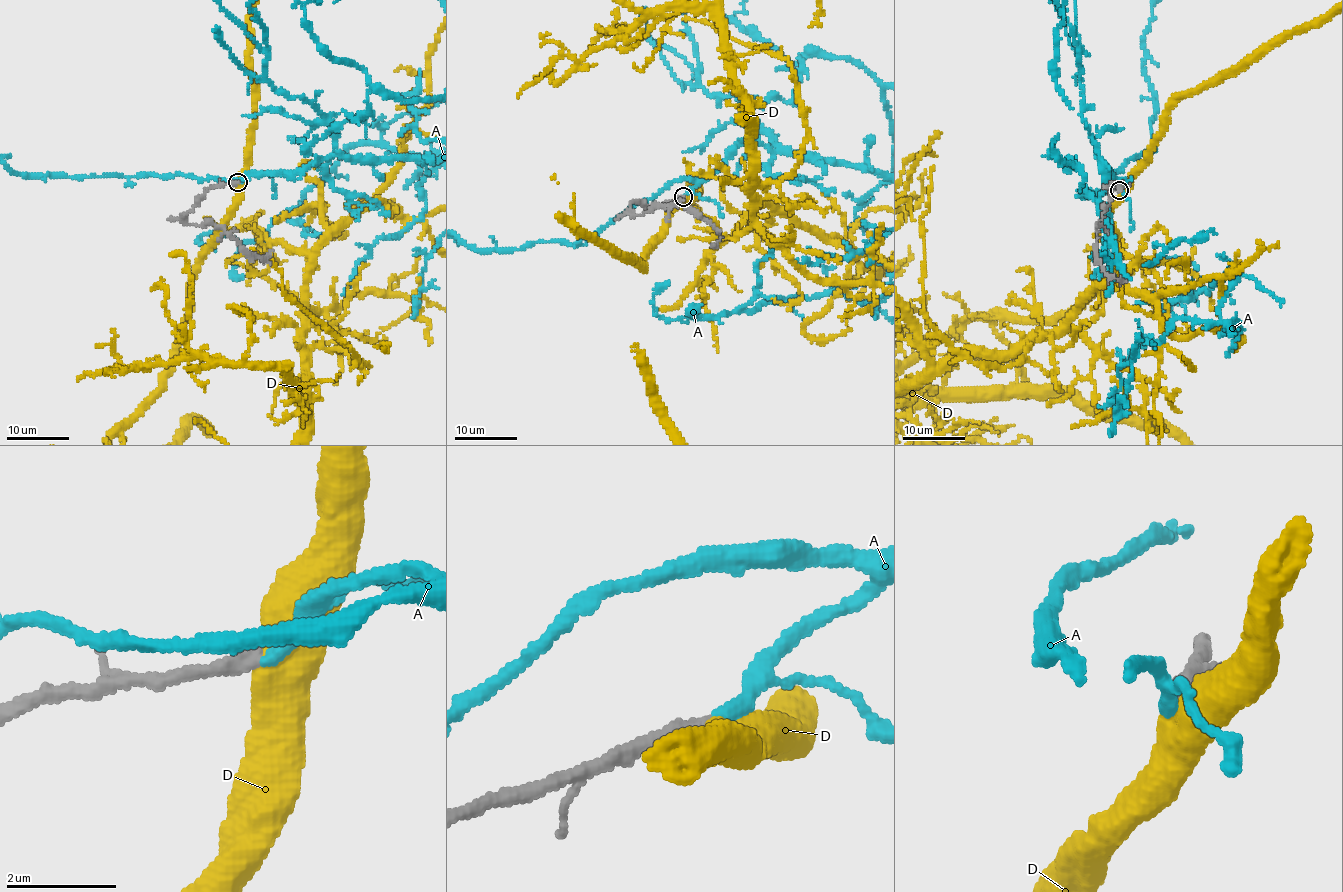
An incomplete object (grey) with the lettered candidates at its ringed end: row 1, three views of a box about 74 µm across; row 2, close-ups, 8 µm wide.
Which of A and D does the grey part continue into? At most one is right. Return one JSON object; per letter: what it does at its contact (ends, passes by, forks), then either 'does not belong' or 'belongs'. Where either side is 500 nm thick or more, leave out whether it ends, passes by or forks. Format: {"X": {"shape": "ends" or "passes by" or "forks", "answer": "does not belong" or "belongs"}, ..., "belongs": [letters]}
{"A": {"shape": "ends", "answer": "belongs"}, "D": {"answer": "does not belong"}, "belongs": ["A"]}

